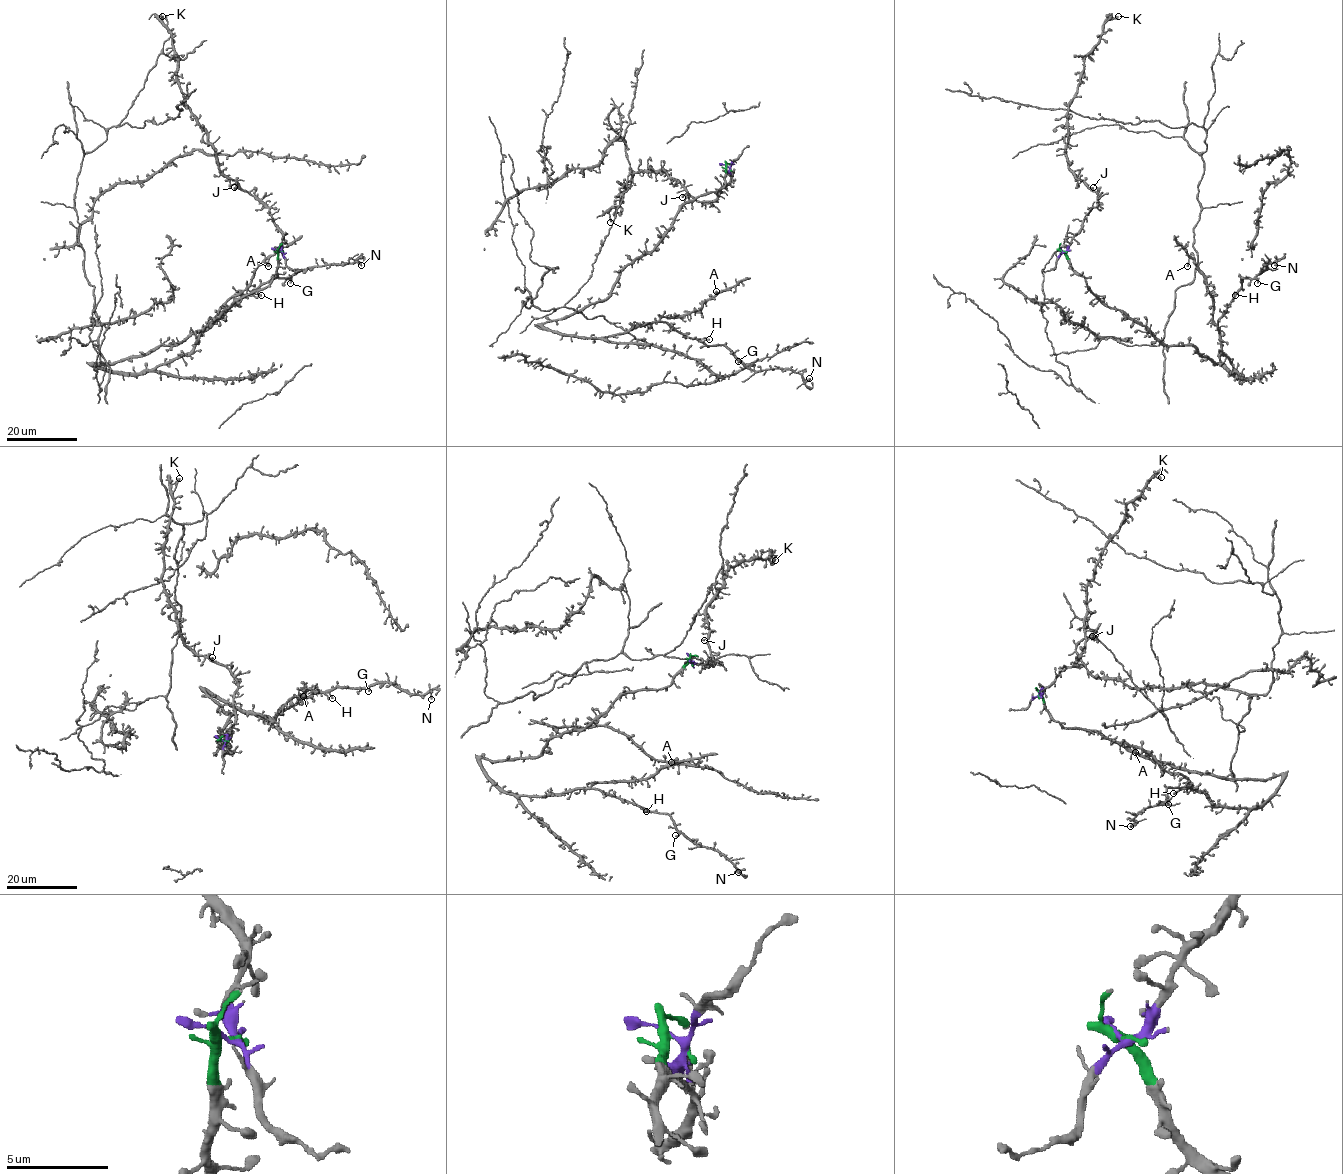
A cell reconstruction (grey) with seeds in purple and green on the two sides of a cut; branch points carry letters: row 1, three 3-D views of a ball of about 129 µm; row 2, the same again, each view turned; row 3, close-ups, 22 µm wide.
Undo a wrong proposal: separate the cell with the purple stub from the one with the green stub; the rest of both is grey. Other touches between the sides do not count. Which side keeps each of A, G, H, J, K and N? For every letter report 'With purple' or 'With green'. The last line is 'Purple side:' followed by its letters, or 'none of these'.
A: With green
G: With green
H: With green
J: With purple
K: With purple
N: With green
Purple side: J, K

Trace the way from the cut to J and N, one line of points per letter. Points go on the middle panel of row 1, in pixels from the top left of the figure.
J: (727, 166), (730, 180), (721, 188), (715, 199), (699, 201), (686, 193), (682, 197)
N: (727, 166), (724, 185), (686, 202), (609, 295), (543, 326), (602, 337), (667, 322), (755, 371), (809, 378)

